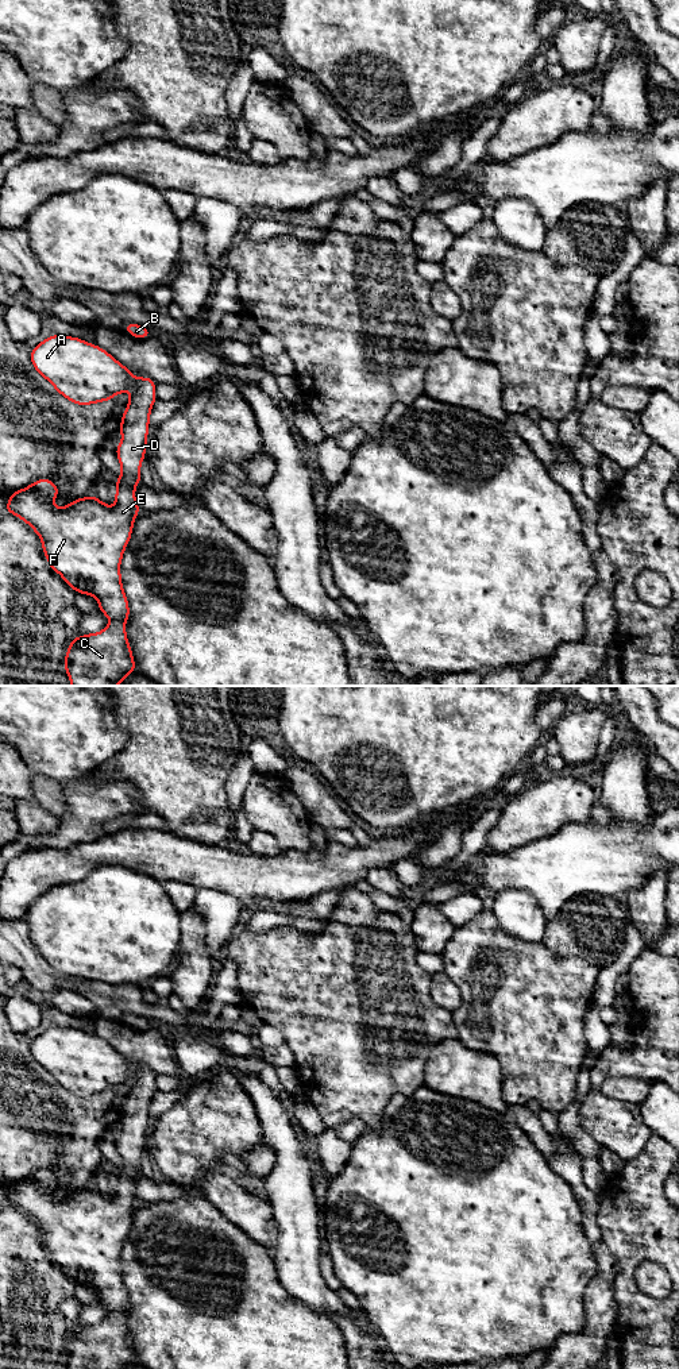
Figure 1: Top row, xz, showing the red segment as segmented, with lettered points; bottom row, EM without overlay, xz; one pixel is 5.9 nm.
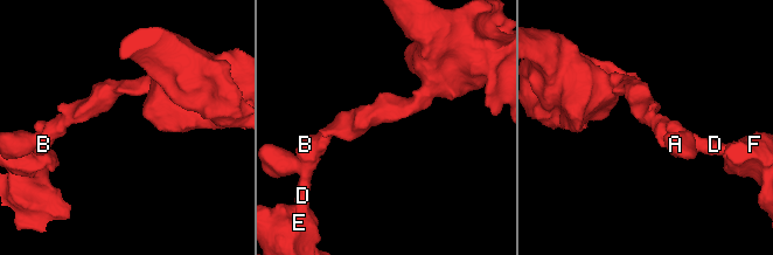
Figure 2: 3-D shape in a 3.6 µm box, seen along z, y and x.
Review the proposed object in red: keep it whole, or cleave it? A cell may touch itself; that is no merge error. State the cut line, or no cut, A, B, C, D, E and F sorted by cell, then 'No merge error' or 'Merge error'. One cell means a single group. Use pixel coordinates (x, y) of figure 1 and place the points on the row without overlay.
No split. Groups: A B C D E F. No merge error

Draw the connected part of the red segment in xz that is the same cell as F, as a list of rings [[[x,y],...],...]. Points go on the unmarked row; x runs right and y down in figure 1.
[[[50,1026],[31,1041],[32,1058],[65,1090],[76,1096],[93,1096],[112,1091],[130,1080],[130,1091],[121,1107],[121,1133],[115,1139],[121,1164],[117,1168],[115,1198],[109,1199],[94,1187],[77,1189],[66,1198],[54,1198],[59,1180],[49,1169],[40,1169],[9,1188],[5,1202],[27,1214],[42,1231],[49,1258],[58,1264],[76,1284],[94,1288],[99,1301],[111,1312],[103,1322],[73,1328],[63,1350],[69,1369],[127,1369],[136,1362],[132,1339],[128,1335],[126,1312],[130,1310],[120,1256],[132,1227],[132,1218],[140,1199],[135,1189],[140,1157],[146,1148],[150,1106],[157,1092],[157,1073],[148,1068],[136,1069],[124,1056],[101,1038],[80,1029]]]

